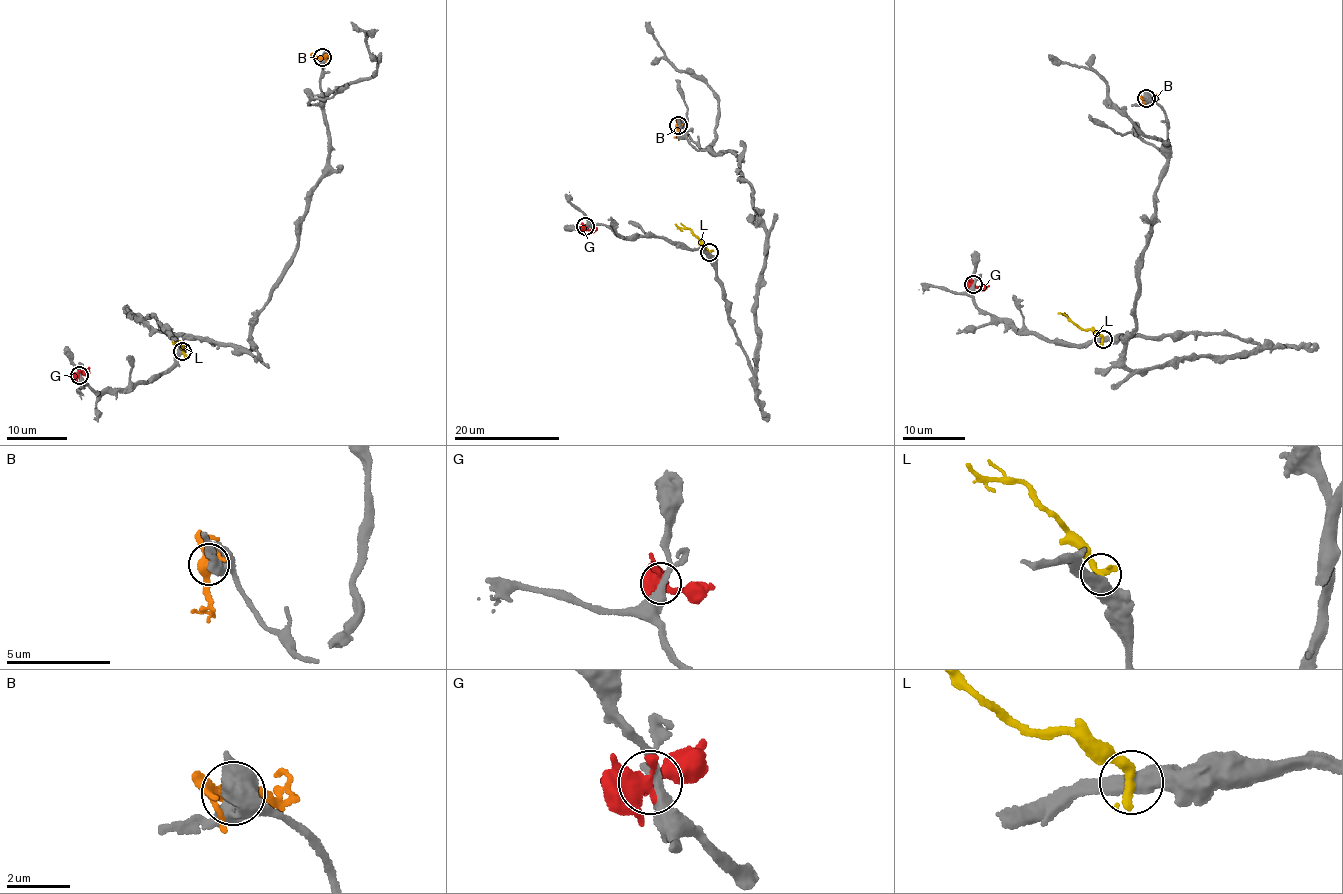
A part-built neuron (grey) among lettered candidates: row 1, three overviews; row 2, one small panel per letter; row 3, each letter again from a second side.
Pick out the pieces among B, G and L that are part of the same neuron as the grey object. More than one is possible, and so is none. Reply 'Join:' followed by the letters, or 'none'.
Join: none

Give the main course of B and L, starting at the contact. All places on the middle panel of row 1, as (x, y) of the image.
B: (678, 125), (678, 134), (673, 138)
L: (708, 252), (693, 232), (675, 223)

